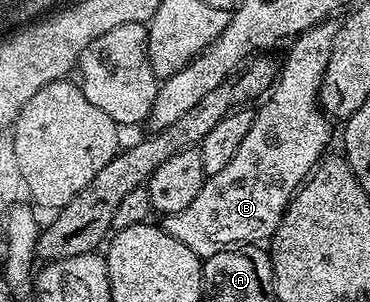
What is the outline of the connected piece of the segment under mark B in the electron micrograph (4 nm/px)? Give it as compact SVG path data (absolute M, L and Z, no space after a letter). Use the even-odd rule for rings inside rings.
M330 17L307 29L288 44L285 64L280 64L279 74L267 98L260 104L262 107L256 108L251 129L247 129L247 137L243 137L243 145L239 145L235 157L231 157L231 165L226 165L220 173L208 176L199 189L199 197L195 197L195 201L191 201L187 209L164 216L165 231L171 233L175 241L183 241L183 245L187 245L191 253L208 257L227 247L260 244L277 232L277 226L285 215L285 208L293 200L297 188L313 174L314 167L326 154L331 120L319 106L319 96L327 61L331 61L331 49L338 26L338 20Z

